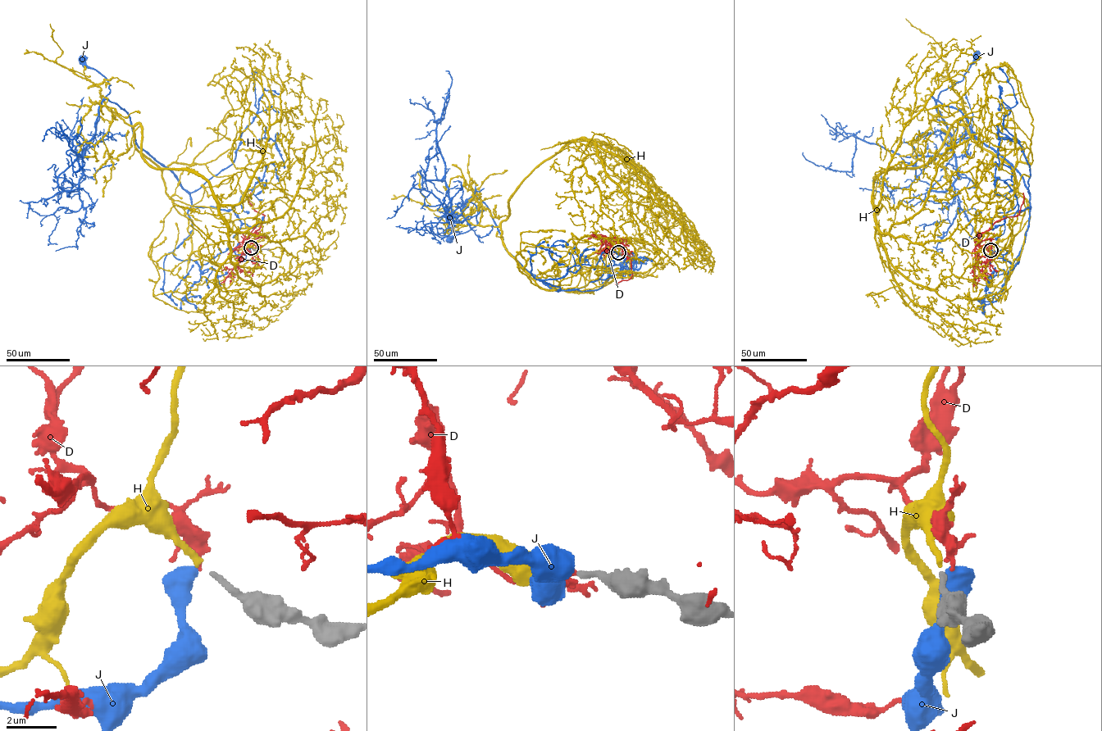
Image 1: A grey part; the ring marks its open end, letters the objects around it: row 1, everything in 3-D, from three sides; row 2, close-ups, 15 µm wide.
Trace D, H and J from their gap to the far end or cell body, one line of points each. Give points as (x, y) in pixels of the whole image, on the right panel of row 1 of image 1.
D: (990, 250), (990, 247), (979, 244), (979, 235), (987, 231), (995, 222), (1019, 214), (1023, 192)
H: (990, 249), (1029, 202), (957, 122), (872, 197), (882, 233), (911, 218), (958, 121), (989, 97), (1001, 111)
J: (990, 250), (1006, 250), (1010, 270), (1018, 262), (1029, 190), (958, 111), (932, 97), (935, 107), (976, 55)

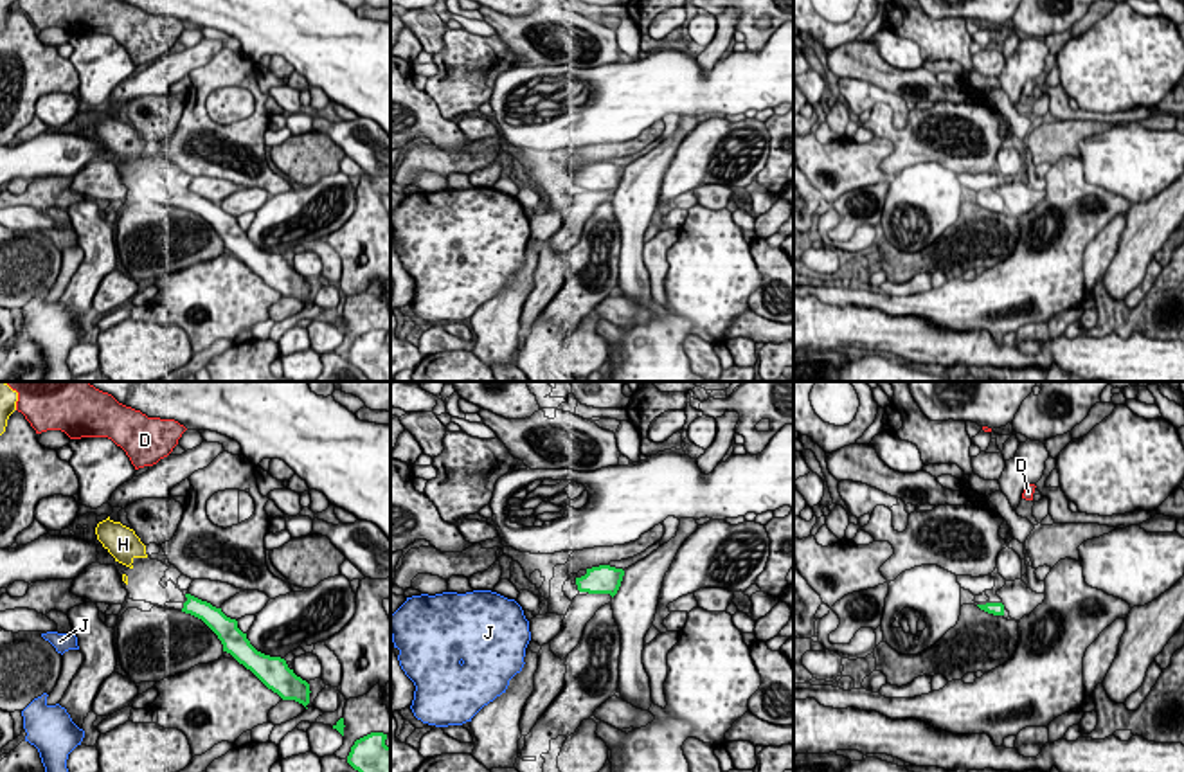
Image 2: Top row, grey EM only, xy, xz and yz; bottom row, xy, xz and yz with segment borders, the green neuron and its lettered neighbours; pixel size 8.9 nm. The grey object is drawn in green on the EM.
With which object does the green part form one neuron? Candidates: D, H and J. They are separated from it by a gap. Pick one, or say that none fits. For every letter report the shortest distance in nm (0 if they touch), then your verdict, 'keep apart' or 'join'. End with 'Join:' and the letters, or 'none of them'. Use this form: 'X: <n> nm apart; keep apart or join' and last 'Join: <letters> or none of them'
D: 950 nm apart; keep apart
H: 480 nm apart; join
J: 550 nm apart; keep apart
Join: H

